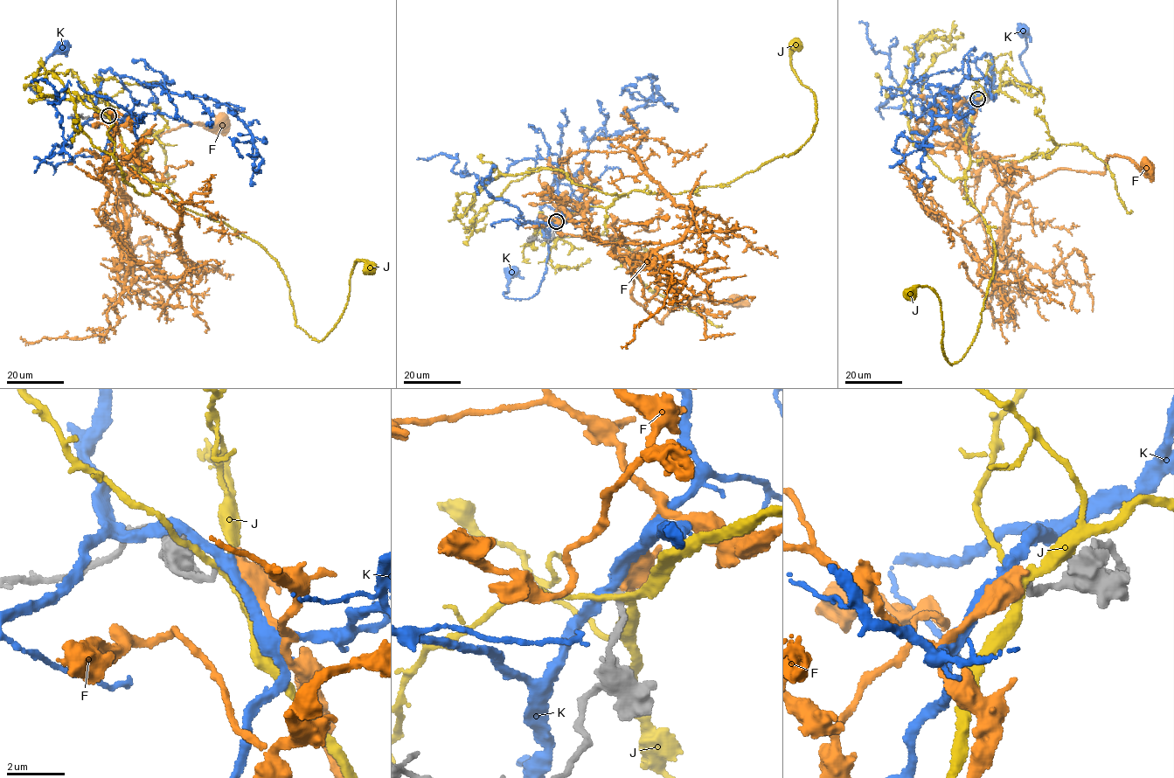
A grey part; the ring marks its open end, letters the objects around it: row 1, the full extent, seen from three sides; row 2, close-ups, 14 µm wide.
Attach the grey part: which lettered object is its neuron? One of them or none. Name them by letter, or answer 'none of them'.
none of them

